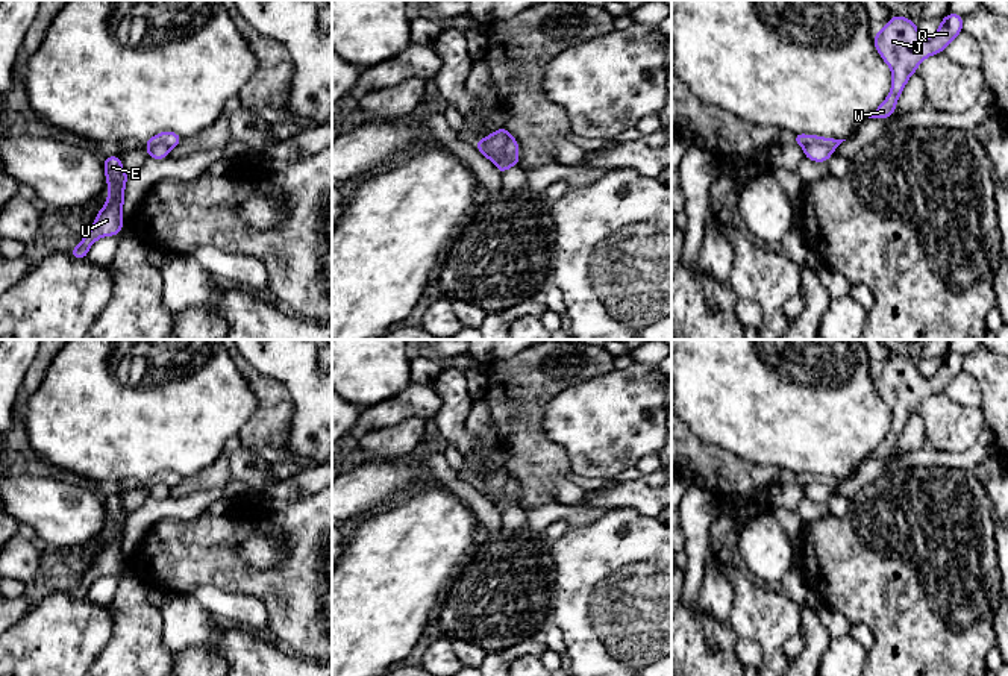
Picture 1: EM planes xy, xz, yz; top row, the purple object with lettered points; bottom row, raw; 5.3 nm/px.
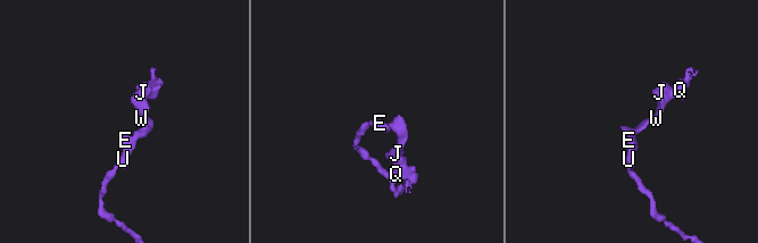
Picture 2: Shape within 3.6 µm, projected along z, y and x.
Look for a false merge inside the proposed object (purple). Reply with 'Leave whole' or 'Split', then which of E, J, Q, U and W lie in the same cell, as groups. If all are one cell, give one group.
Split. Groups: E U / J Q W

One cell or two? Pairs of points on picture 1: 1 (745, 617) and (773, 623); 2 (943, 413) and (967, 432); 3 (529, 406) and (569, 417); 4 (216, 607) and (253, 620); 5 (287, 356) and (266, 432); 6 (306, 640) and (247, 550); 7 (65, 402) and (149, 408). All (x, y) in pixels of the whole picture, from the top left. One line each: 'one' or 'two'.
1: one
2: one
3: two
4: one
5: two
6: two
7: one

